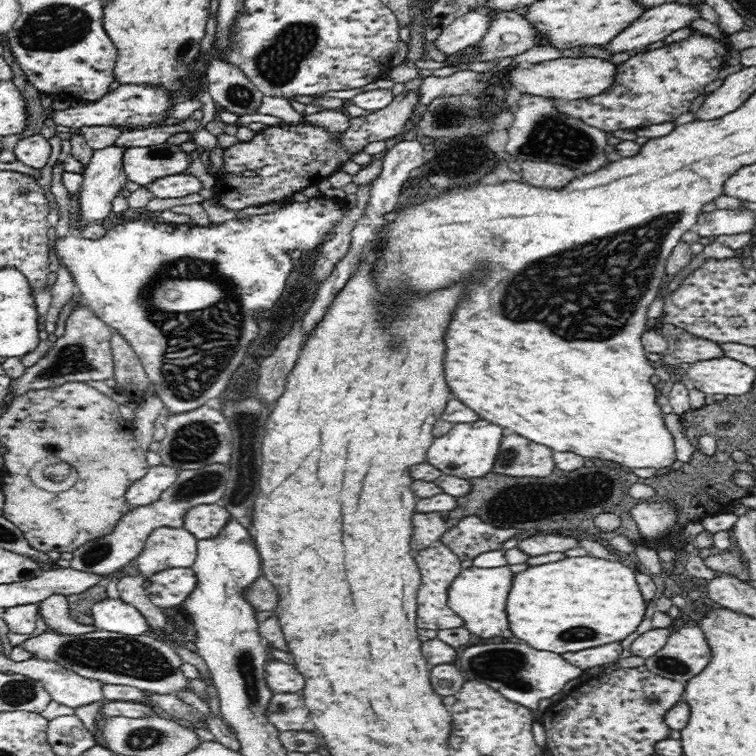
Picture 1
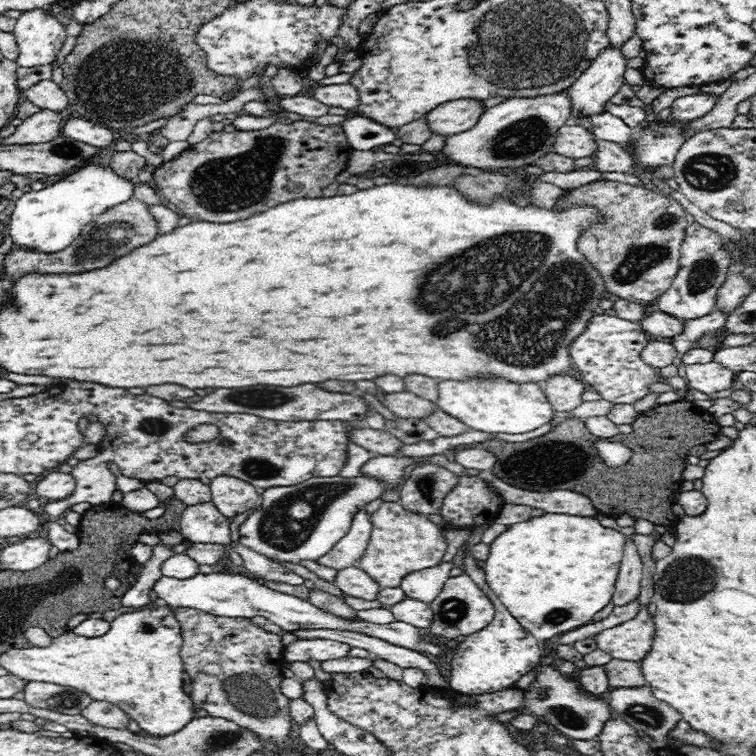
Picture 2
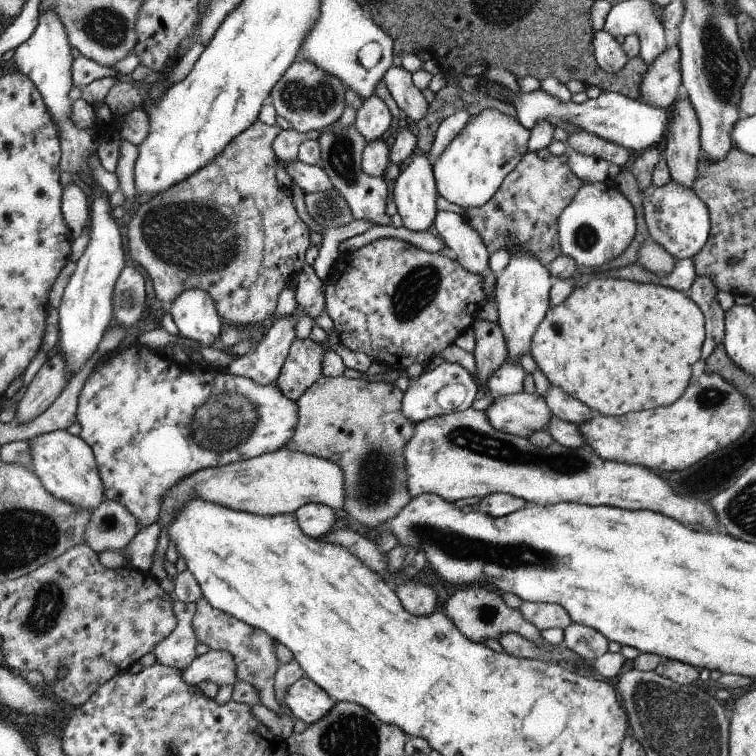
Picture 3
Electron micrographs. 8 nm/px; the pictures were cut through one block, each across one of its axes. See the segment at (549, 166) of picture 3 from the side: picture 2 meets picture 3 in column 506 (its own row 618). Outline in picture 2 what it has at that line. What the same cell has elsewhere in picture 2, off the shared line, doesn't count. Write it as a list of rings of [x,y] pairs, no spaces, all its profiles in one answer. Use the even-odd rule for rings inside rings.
[[[175,607],[183,638],[181,659],[184,680],[190,679],[194,706],[214,718],[224,718],[251,730],[270,750],[292,732],[291,701],[280,691],[284,658],[282,637],[270,633],[248,618],[208,614],[197,608]]]

